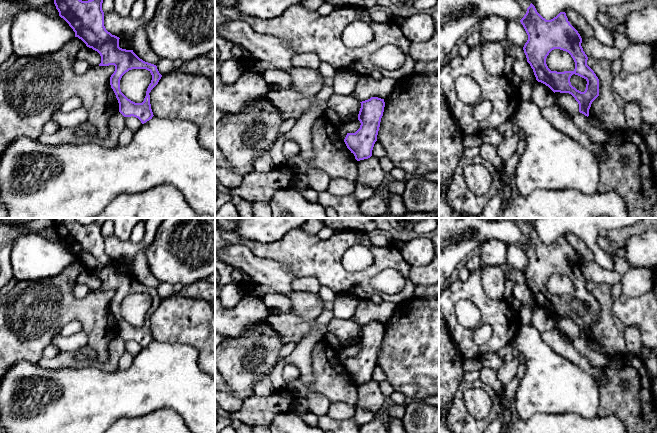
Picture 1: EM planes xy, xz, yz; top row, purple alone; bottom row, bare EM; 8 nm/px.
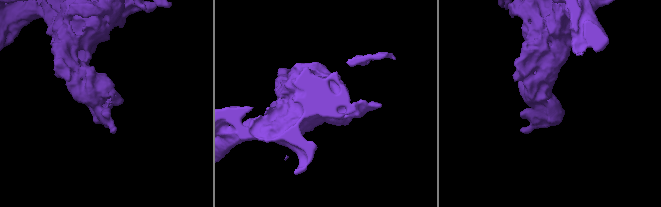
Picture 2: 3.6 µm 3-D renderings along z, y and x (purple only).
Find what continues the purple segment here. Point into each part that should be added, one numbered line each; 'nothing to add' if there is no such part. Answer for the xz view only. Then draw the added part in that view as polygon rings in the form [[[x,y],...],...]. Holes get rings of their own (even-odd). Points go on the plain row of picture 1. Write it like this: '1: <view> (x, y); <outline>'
nothing to add

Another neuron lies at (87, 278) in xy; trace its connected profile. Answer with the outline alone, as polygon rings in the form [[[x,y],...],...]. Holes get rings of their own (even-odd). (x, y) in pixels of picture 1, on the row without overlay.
[[[85,270],[77,276],[76,284],[86,285],[90,291],[95,291],[101,287],[101,280],[97,275]]]

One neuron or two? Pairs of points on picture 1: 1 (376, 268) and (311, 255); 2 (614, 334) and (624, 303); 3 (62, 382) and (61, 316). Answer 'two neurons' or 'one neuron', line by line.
1: one neuron
2: two neurons
3: two neurons

